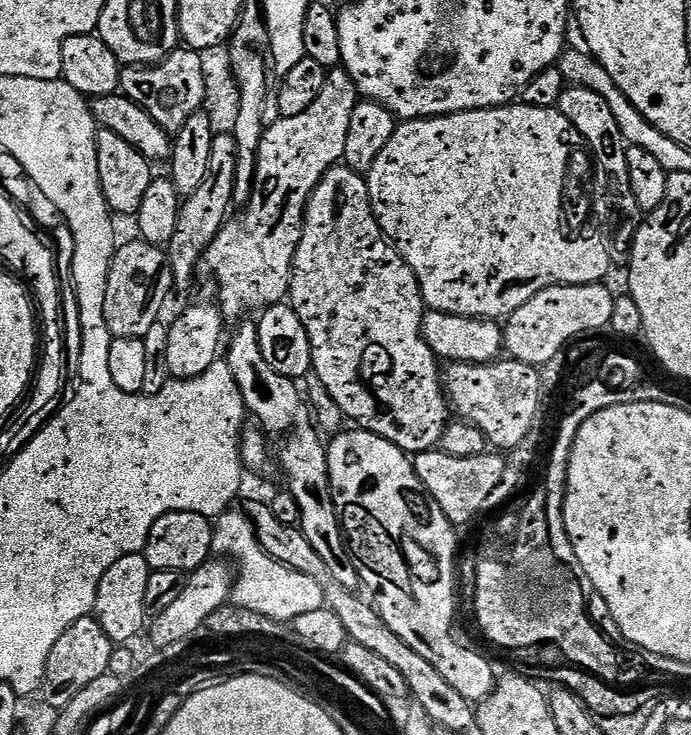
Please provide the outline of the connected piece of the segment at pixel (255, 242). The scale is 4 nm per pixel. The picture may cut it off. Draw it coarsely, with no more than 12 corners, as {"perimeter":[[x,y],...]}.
{"perimeter":[[342,66],[265,127],[244,216],[206,253],[225,321],[289,295],[308,200],[343,161]]}

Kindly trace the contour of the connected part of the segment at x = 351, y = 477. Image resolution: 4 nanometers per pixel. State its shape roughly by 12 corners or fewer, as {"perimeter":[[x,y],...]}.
{"perimeter":[[327,445],[348,552],[376,611],[462,698],[498,672],[450,638],[457,529],[409,453]]}

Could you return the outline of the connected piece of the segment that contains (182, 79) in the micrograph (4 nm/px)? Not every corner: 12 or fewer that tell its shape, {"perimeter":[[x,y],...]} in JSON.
{"perimeter":[[199,52],[121,67],[120,92],[169,134],[204,108]]}

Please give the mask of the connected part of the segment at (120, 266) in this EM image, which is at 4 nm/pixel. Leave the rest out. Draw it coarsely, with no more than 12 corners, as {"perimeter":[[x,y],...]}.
{"perimeter":[[139,238],[112,255],[104,317],[142,338],[173,294],[163,247]]}

